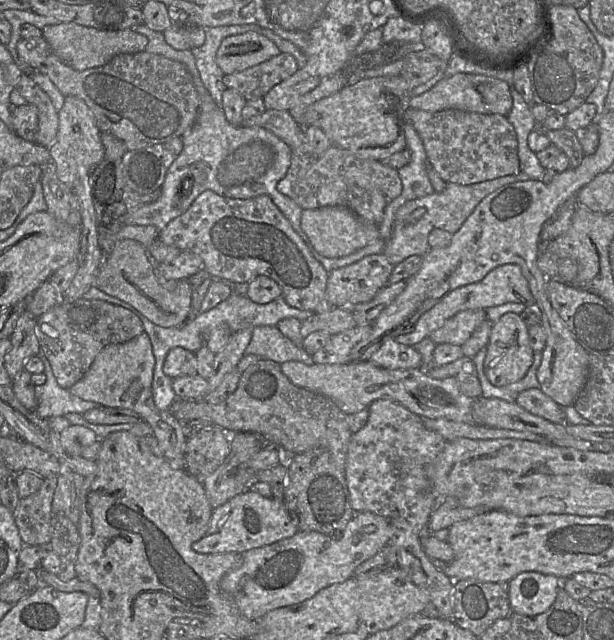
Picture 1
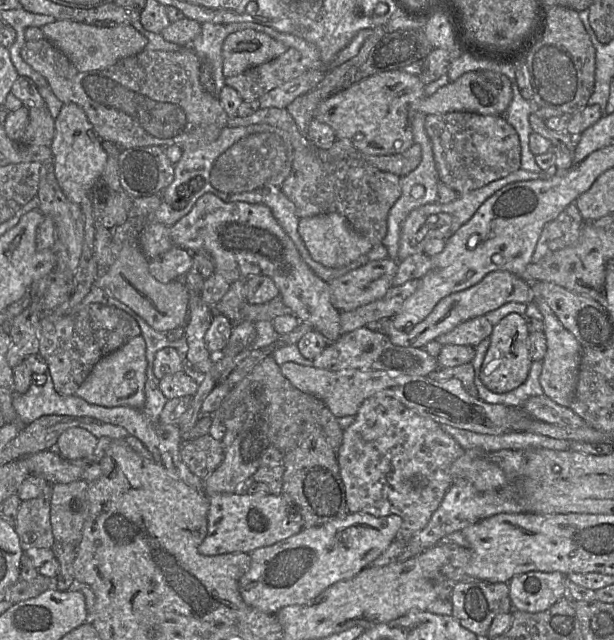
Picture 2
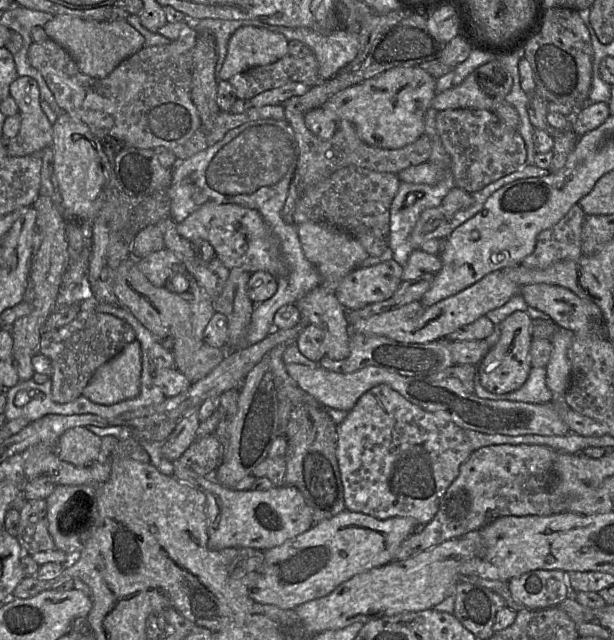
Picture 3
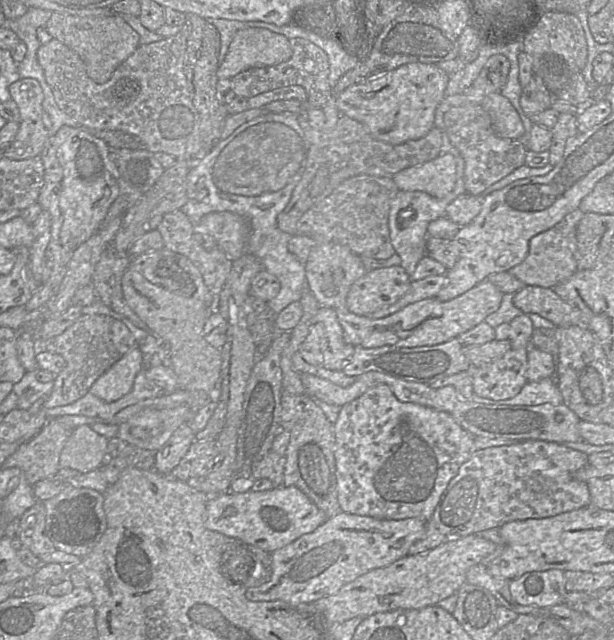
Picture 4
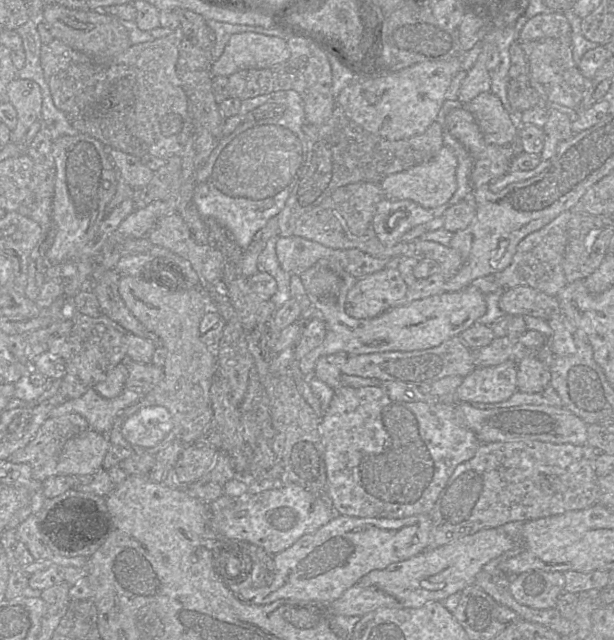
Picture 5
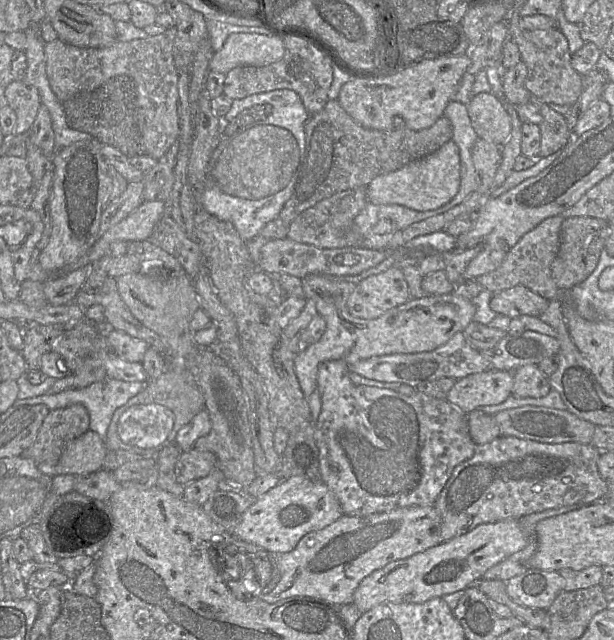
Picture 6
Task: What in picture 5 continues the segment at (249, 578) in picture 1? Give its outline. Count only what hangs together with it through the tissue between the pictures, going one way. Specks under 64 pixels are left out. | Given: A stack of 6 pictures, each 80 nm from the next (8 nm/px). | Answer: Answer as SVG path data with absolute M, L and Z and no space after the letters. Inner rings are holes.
M336 514L318 530L302 535L292 546L274 555L273 582L257 590L249 603L265 605L282 598L331 603L369 572L426 550L431 523L429 514L399 519Z

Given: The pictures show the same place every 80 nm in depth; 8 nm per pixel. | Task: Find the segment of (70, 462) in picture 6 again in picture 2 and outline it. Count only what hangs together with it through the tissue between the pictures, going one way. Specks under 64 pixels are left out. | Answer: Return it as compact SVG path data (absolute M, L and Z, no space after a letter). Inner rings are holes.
M71 427L59 436L56 451L68 461L76 461L93 454L98 438L82 427Z

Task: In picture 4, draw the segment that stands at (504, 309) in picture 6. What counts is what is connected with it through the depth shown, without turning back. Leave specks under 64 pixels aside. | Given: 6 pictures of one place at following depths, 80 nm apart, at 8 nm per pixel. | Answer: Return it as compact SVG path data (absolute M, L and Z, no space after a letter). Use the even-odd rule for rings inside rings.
M525 285L514 293L513 304L526 315L530 313L538 314L550 320L556 327L567 327L577 325L589 328L589 323L593 315L590 312L583 312L576 306L562 300L552 288Z

